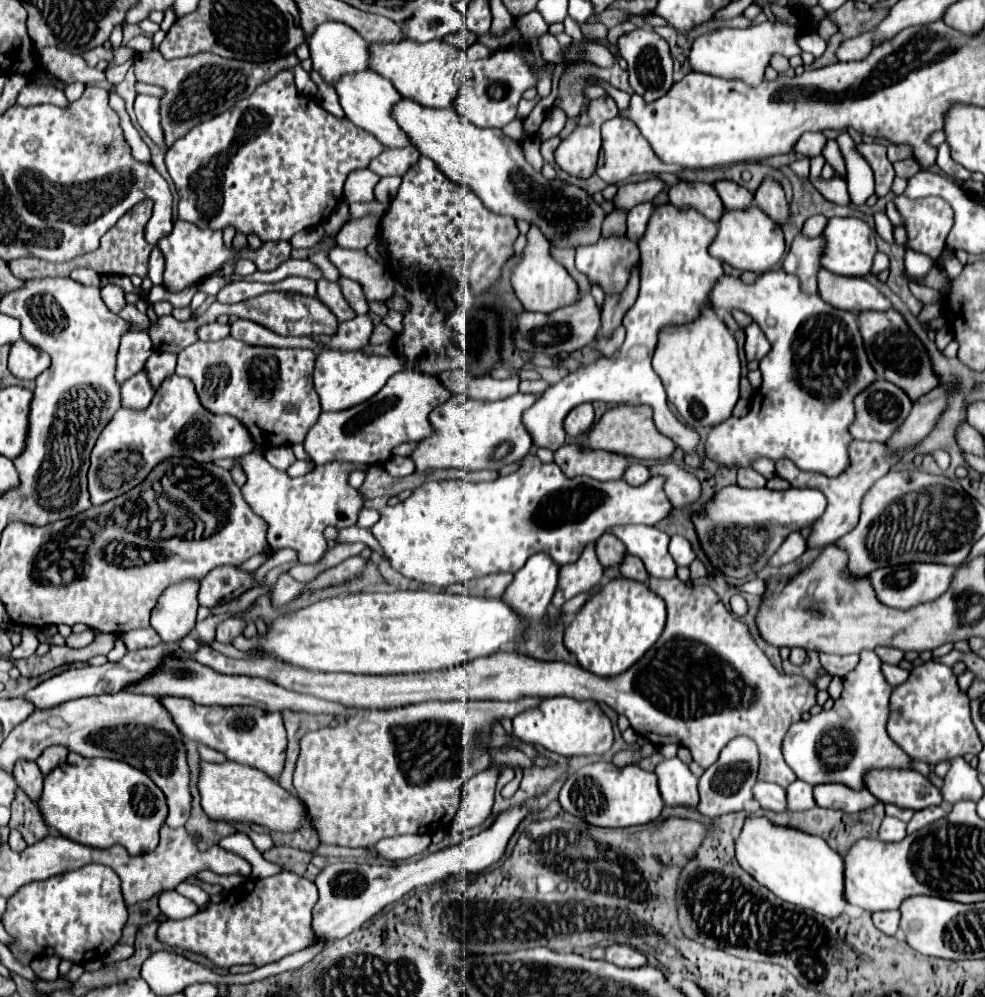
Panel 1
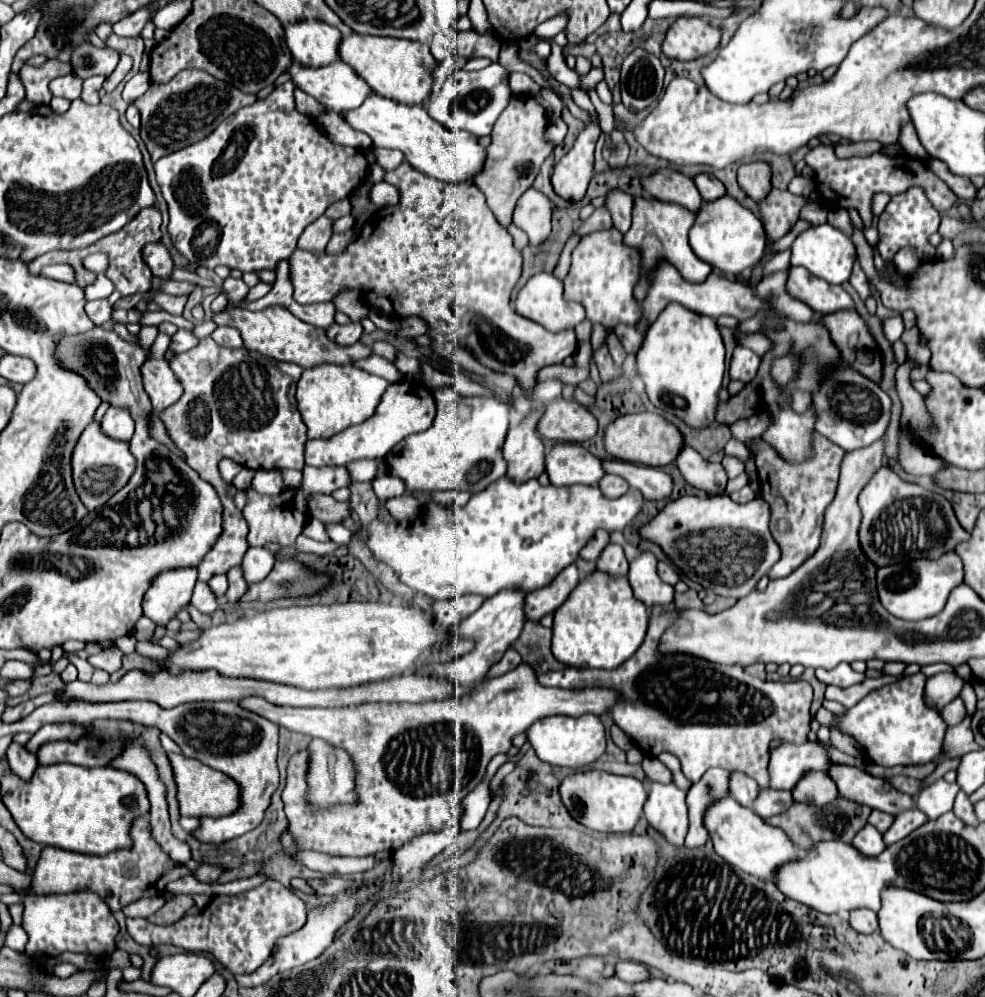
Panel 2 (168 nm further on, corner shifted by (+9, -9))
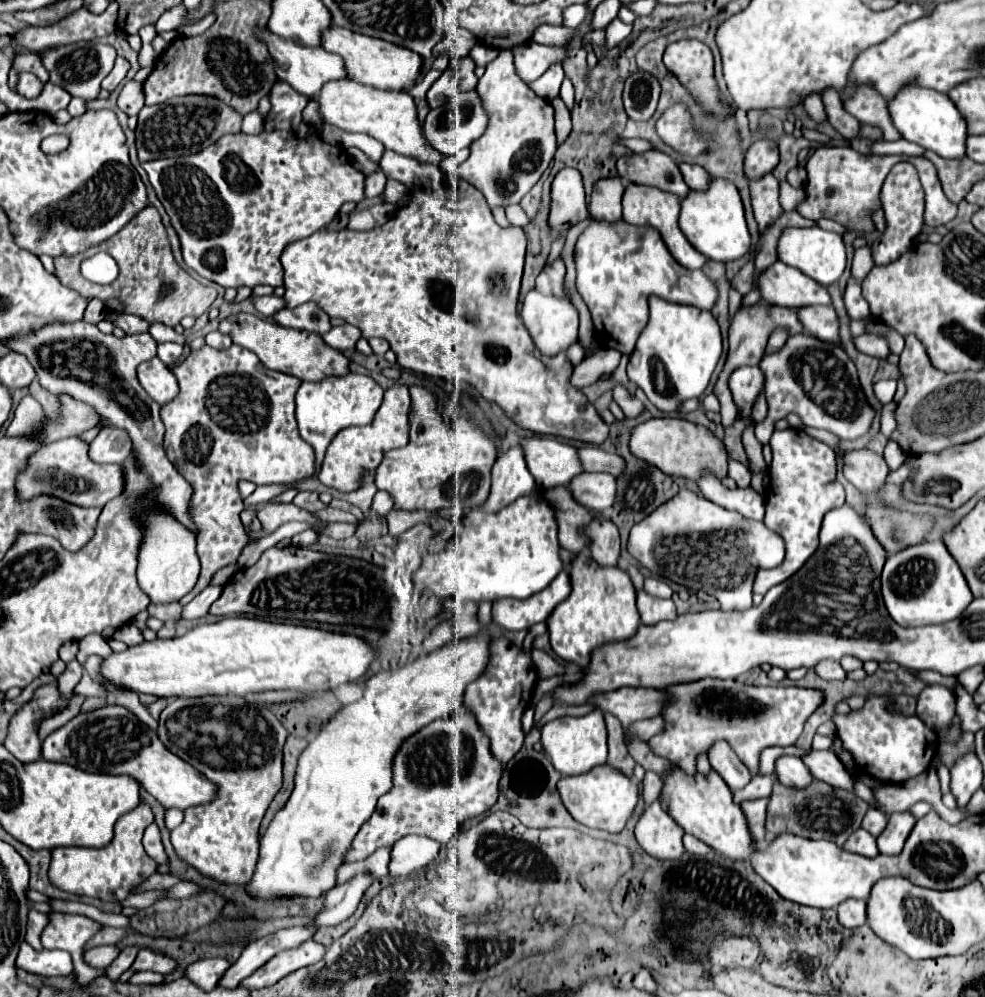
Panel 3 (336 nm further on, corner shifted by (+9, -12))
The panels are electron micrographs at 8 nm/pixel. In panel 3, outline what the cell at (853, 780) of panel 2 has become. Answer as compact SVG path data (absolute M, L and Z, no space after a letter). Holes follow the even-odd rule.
M811 748L805 756L801 756L801 760L809 768L813 778L823 780L831 786L853 790L853 778L849 776L849 770L841 764L841 760L833 752Z

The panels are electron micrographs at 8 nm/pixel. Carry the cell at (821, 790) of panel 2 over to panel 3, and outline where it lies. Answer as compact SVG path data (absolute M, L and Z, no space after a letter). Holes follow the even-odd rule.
M779 756L775 760L775 776L781 784L791 788L805 788L813 780L797 756Z

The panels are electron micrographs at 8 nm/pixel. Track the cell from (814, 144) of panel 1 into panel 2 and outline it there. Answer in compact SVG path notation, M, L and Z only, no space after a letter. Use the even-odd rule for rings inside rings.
M815 145L805 155L805 161L811 169L815 169L815 183L817 183L819 193L821 193L821 187L831 189L835 193L835 195L831 195L831 199L827 199L827 203L831 207L845 207L845 209L855 207L861 217L873 217L871 203L873 203L873 195L879 191L885 191L885 193L891 193L891 196L894 196L905 192L911 185L921 185L925 189L929 201L933 203L933 207L939 213L951 209L957 199L955 193L951 193L951 189L947 185L943 185L943 181L939 181L939 177L935 177L923 161L917 161L907 155L897 155L891 159L881 153L873 153L873 155L865 155L865 157L837 159L833 153L833 147Z

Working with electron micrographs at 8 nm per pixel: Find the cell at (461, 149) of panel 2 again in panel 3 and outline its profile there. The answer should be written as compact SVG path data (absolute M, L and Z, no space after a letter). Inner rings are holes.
M331 80L325 84L319 94L313 98L319 106L319 118L325 124L333 124L345 132L363 132L379 140L387 150L403 152L403 156L415 156L423 160L423 164L435 164L443 160L439 152L427 148L427 140L423 140L421 124L417 120L417 108L409 92L405 90L379 90L367 84L359 84L355 80Z

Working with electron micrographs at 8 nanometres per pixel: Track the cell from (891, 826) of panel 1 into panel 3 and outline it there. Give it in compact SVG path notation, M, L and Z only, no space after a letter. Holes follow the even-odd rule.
M859 828L857 832L853 832L853 834L847 838L847 842L843 844L843 848L845 848L847 852L863 854L863 856L867 856L867 858L873 858L873 856L879 854L875 838L873 838L869 832L863 832L863 828Z

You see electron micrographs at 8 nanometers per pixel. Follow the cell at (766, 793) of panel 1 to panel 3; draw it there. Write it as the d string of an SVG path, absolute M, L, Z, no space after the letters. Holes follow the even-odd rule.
M723 740L715 742L707 750L707 758L709 758L713 770L719 772L719 776L727 782L727 786L731 790L739 790L751 780L751 772L747 770L747 766L739 760L739 756L735 756L731 746L725 744Z

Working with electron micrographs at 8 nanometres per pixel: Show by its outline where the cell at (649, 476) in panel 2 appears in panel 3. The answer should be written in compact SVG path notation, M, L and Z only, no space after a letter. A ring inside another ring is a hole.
M597 446L579 448L577 454L583 470L587 472L609 472L613 476L619 476L619 472L623 472L623 458L617 454L609 454Z

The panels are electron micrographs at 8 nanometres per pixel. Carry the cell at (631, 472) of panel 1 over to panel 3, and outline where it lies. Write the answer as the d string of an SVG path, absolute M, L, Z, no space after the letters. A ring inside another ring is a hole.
M581 472L569 482L571 496L589 510L603 512L615 502L615 476L599 472Z

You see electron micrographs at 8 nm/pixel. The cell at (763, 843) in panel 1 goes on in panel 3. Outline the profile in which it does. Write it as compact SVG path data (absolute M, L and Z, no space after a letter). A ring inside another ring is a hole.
M673 766L665 776L663 776L663 790L659 796L661 806L665 812L675 818L675 822L691 836L699 838L707 846L711 846L715 852L731 858L731 860L743 860L751 856L755 850L747 820L737 804L733 804L733 796L729 786L723 782L723 778L717 772L709 774L685 774L681 768Z

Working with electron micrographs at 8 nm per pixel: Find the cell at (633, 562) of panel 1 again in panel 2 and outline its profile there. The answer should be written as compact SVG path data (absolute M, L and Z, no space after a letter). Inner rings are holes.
M609 543L603 551L603 557L599 557L597 561L597 569L615 577L625 577L629 571L629 563L623 553L623 547L617 543Z

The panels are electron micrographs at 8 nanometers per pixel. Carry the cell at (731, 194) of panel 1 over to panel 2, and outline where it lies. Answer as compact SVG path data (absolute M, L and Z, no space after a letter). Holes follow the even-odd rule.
M707 173L697 175L695 177L695 185L697 185L703 201L715 201L715 199L721 199L721 197L727 195L725 185L719 179L715 179L715 177L707 175Z

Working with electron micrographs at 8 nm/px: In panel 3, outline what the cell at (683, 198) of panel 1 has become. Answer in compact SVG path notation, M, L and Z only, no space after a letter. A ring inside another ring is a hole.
M647 150L619 158L617 174L633 184L655 186L659 190L677 194L679 198L685 198L689 192L677 164L661 150Z

